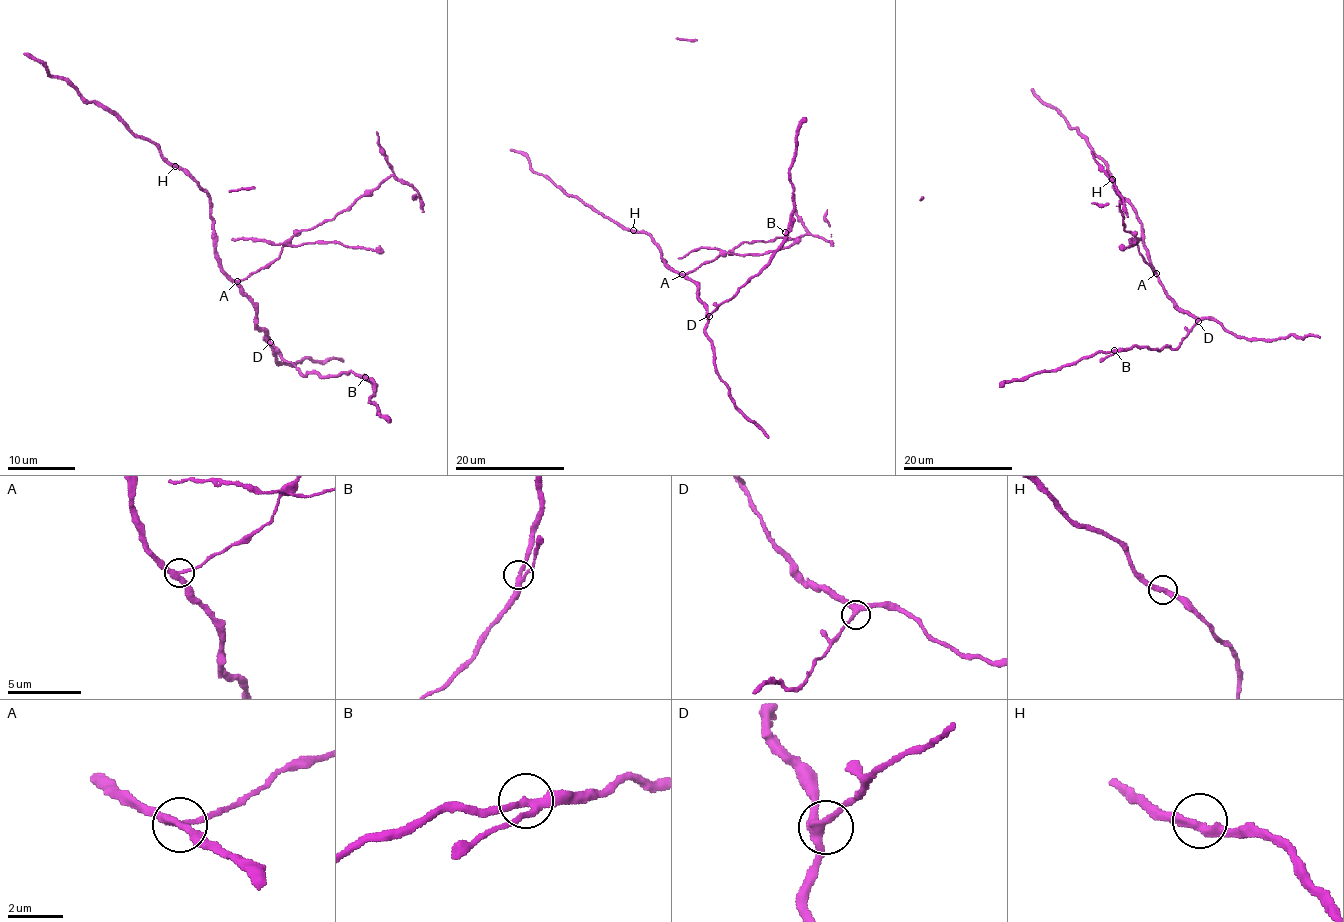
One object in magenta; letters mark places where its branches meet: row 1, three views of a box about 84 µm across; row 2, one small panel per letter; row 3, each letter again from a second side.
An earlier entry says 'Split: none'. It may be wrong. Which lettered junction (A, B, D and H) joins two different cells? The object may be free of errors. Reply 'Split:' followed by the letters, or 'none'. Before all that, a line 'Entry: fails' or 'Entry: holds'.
Entry: fails
Split: A

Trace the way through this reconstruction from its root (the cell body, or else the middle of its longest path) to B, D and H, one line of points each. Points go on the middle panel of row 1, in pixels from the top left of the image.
B: (686, 276), (697, 286), (697, 295), (709, 314), (769, 261), (785, 232)
D: (686, 276), (697, 286), (697, 295), (709, 316)
H: (686, 276), (663, 260), (661, 249), (649, 235), (633, 230)

